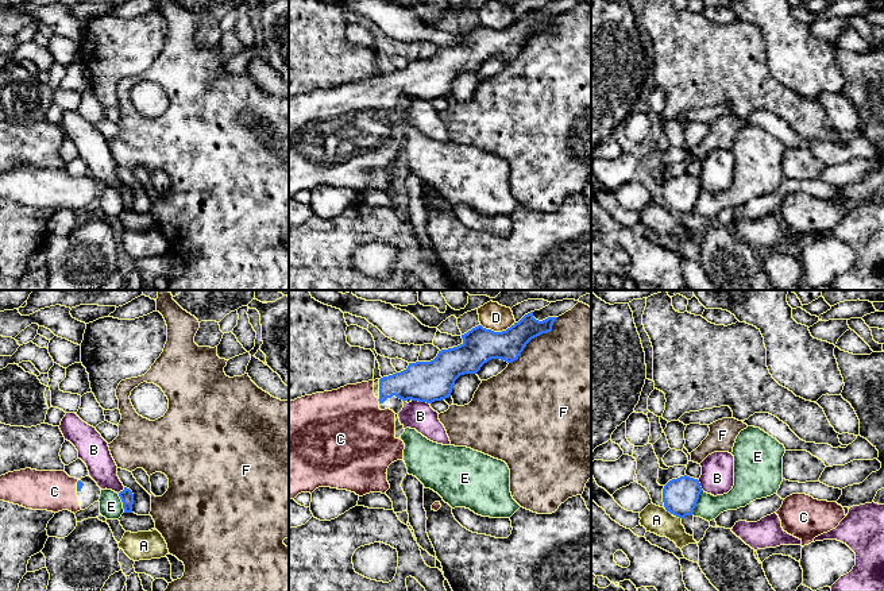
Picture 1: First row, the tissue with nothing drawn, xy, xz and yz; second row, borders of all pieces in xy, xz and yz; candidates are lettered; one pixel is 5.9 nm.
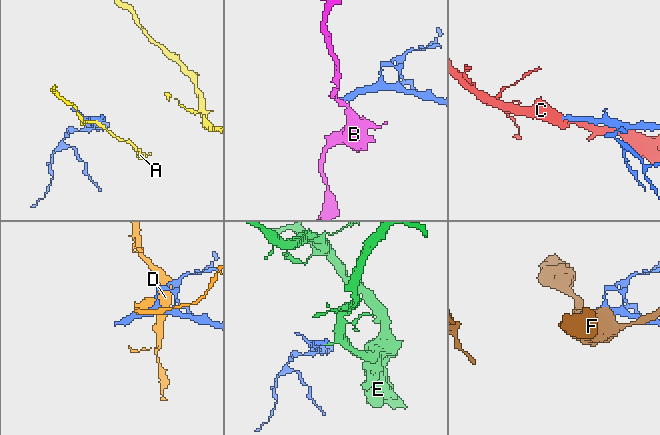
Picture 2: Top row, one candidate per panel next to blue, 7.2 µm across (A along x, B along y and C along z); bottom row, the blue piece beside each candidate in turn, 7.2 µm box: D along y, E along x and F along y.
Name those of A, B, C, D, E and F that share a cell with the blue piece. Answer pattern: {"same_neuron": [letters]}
{"same_neuron": ["C"]}

